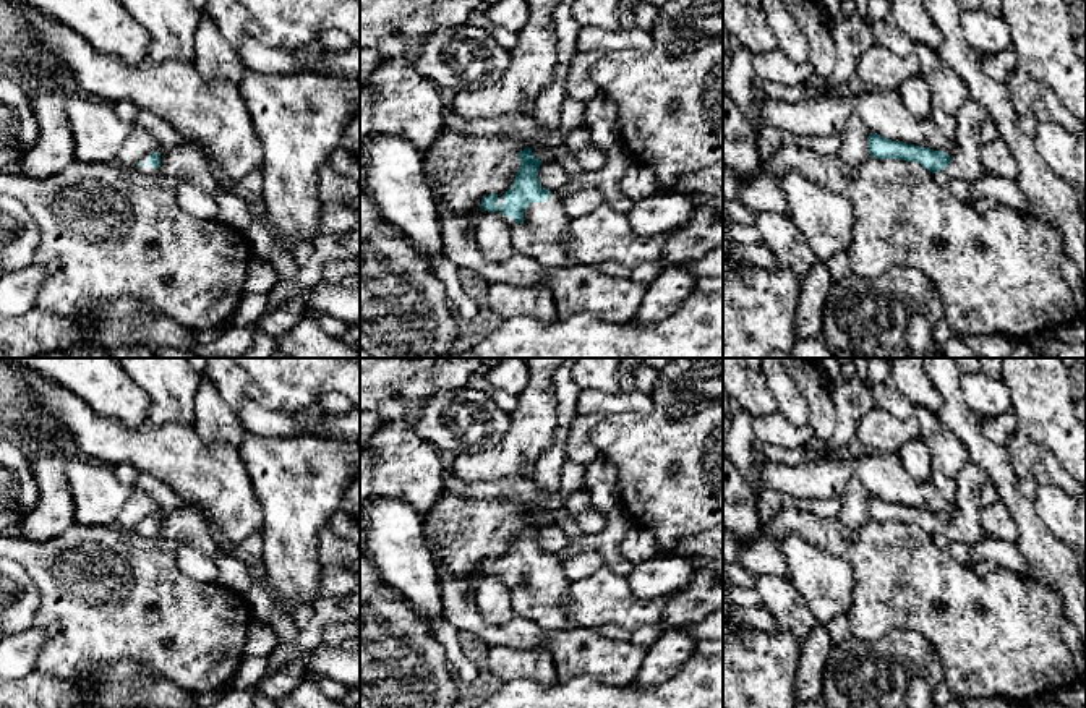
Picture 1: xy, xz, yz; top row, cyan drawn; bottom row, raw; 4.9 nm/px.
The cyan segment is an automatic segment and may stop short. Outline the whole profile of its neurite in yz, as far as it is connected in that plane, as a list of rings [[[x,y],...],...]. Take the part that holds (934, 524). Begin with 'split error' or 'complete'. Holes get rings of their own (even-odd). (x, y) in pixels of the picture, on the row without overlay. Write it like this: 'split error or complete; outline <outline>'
split error; outline [[[969,460],[958,475],[955,510],[934,514],[924,509],[891,504],[877,496],[869,497],[869,515],[877,522],[917,525],[932,536],[945,536],[968,546],[979,543],[982,523],[979,512],[997,501],[997,491],[989,475]]]

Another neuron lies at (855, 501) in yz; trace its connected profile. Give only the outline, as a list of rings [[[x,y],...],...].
[[[851,480],[840,499],[840,520],[849,528],[864,527],[869,520],[870,494],[857,480]]]

